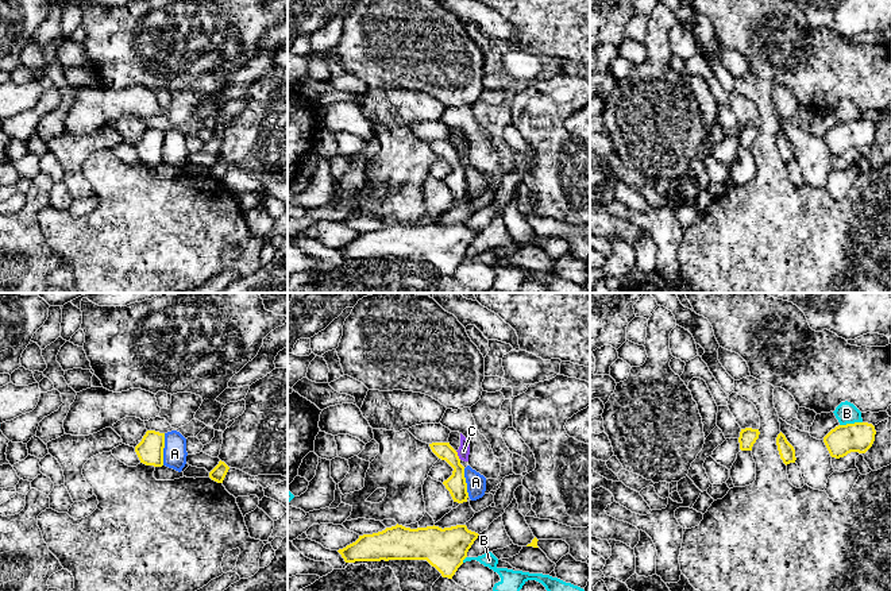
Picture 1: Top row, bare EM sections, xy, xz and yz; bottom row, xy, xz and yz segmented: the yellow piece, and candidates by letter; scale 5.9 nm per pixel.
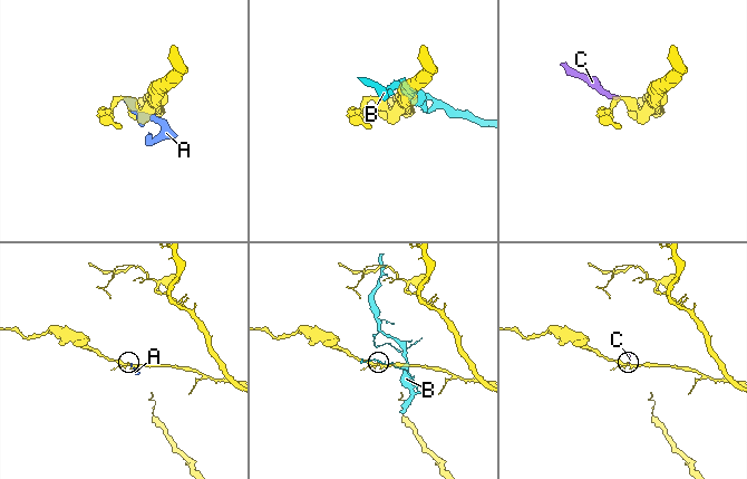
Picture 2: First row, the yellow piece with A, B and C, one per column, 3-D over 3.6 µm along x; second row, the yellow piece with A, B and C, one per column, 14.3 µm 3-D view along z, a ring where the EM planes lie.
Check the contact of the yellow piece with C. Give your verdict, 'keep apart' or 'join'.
keep apart

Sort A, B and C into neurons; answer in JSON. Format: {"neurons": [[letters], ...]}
{"neurons": [["A", "C"], ["B"]]}

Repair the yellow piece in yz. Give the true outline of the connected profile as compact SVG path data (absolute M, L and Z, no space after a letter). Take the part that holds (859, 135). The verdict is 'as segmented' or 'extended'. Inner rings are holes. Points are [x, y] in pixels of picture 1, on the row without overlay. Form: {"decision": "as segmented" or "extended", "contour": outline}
{"decision": "as segmented", "contour": "M868 120L838 123L832 127L824 140L832 155L840 157L850 150L865 151L875 139L875 124Z"}

